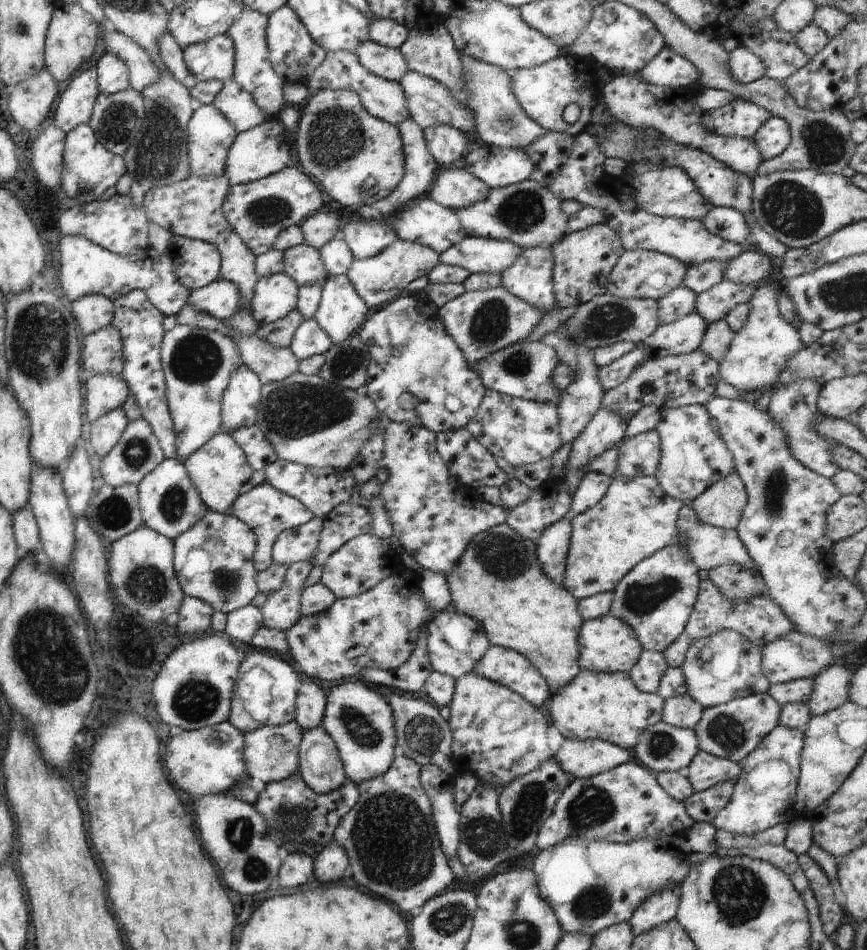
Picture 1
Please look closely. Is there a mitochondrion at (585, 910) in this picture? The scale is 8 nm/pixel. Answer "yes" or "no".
yes

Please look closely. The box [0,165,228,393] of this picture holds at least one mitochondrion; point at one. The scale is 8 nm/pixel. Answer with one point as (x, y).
(42, 338)

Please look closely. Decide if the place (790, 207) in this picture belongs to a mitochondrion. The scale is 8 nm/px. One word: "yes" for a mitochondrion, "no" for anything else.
yes

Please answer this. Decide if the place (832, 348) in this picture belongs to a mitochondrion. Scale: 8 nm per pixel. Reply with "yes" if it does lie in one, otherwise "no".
no

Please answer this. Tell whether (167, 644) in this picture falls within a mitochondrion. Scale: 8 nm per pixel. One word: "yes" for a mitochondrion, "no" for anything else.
no

